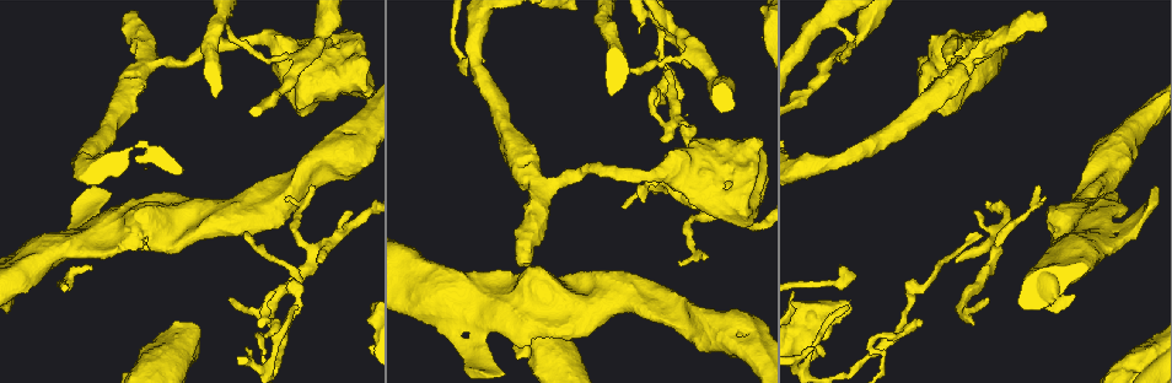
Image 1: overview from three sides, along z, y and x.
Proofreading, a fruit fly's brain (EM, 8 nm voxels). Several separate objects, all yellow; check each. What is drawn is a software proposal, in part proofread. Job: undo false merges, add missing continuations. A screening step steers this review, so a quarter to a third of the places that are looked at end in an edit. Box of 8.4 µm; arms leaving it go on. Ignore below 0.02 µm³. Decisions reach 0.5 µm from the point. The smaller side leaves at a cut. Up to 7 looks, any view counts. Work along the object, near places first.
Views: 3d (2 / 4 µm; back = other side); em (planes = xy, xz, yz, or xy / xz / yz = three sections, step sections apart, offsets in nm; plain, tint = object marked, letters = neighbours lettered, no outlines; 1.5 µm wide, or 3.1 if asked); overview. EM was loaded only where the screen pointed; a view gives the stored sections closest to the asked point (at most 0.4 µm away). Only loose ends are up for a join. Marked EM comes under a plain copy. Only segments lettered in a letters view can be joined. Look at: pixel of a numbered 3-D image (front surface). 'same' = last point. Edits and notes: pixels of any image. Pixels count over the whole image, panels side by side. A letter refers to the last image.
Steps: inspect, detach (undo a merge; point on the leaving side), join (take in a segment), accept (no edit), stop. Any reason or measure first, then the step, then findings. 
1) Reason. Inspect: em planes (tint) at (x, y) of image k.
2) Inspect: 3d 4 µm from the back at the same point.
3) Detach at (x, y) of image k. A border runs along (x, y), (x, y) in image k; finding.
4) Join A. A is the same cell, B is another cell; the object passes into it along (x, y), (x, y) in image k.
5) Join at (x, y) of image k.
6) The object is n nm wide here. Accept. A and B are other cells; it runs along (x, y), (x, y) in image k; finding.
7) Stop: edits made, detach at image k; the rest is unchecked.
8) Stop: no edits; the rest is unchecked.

Inspect: em planes (letters) at (154, 61) of image 1.

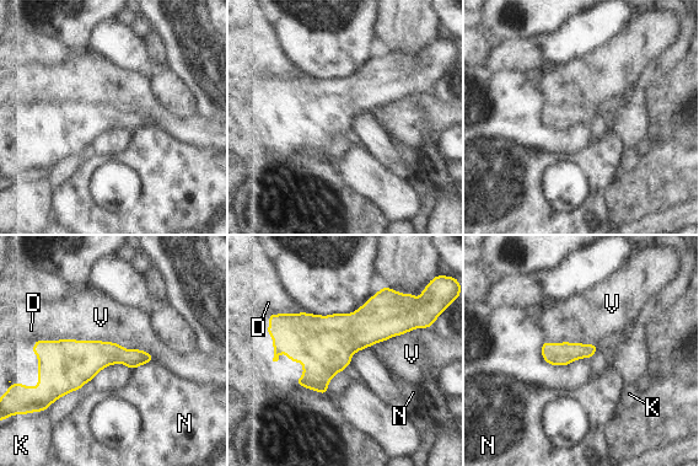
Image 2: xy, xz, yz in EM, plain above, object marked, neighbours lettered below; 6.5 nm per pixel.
Accept. D, K, N and V are other cells; a border runs along (84, 338), (143, 349), (154, 360) in image 2; one neuron here.

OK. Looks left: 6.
Tapers out. Inspect: 3d 4 µm from the back at (690, 67) of image 1.

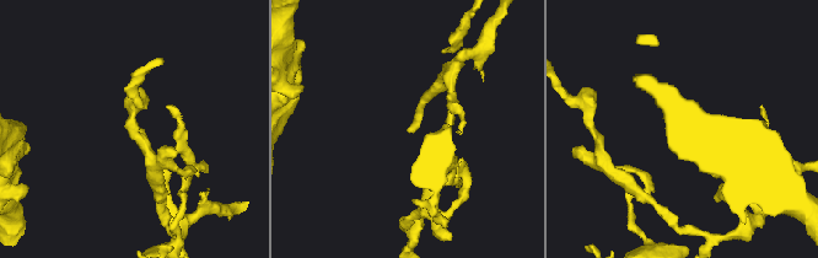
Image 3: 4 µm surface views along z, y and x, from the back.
Now the EM. Inspect: em planes (letters) at (409, 129) of image 3.

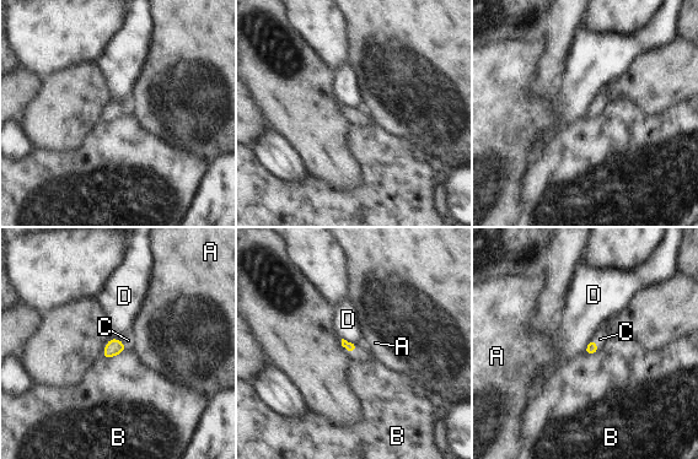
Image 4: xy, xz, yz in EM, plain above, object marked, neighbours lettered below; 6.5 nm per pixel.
Join C. C is the same cell, A, B and D are other cells; the object passes into it along (592, 347), (595, 343), (600, 339) in image 4; it goes on there.

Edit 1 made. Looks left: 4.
Stop: edits made, join at image 4; the rest is unchecked.

